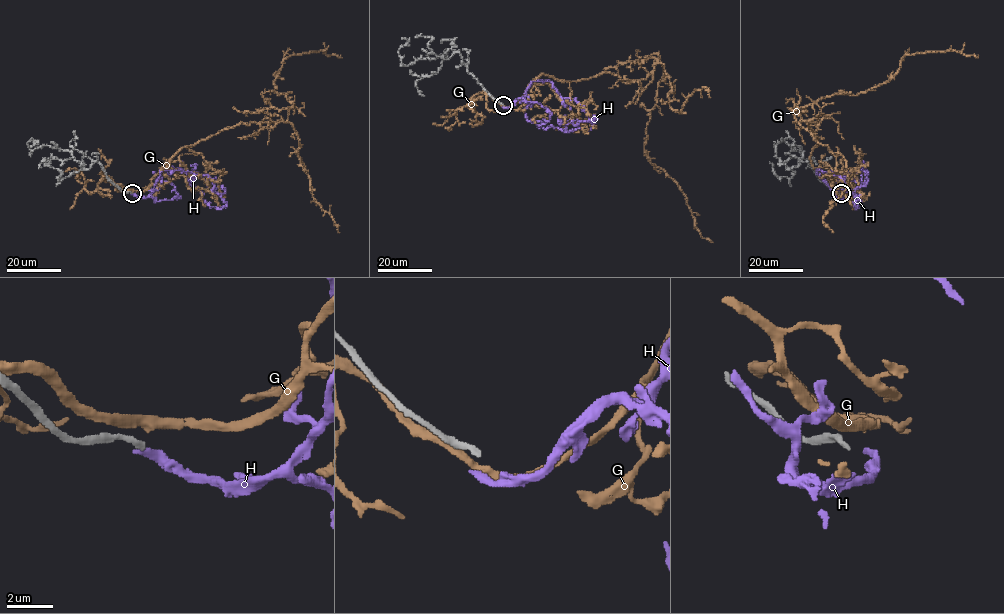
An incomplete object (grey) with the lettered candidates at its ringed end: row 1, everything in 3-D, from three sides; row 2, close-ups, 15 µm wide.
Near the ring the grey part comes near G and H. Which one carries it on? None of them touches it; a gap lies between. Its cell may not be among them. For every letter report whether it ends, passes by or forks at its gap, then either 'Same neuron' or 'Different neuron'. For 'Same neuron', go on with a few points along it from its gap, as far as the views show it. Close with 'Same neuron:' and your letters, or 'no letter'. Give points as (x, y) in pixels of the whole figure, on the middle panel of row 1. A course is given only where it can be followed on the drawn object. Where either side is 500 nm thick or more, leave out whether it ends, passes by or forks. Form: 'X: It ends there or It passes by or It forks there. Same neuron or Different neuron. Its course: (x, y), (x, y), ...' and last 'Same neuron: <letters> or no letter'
G: It passes by. Different neuron
H: It ends there. Different neuron
Same neuron: no letter

